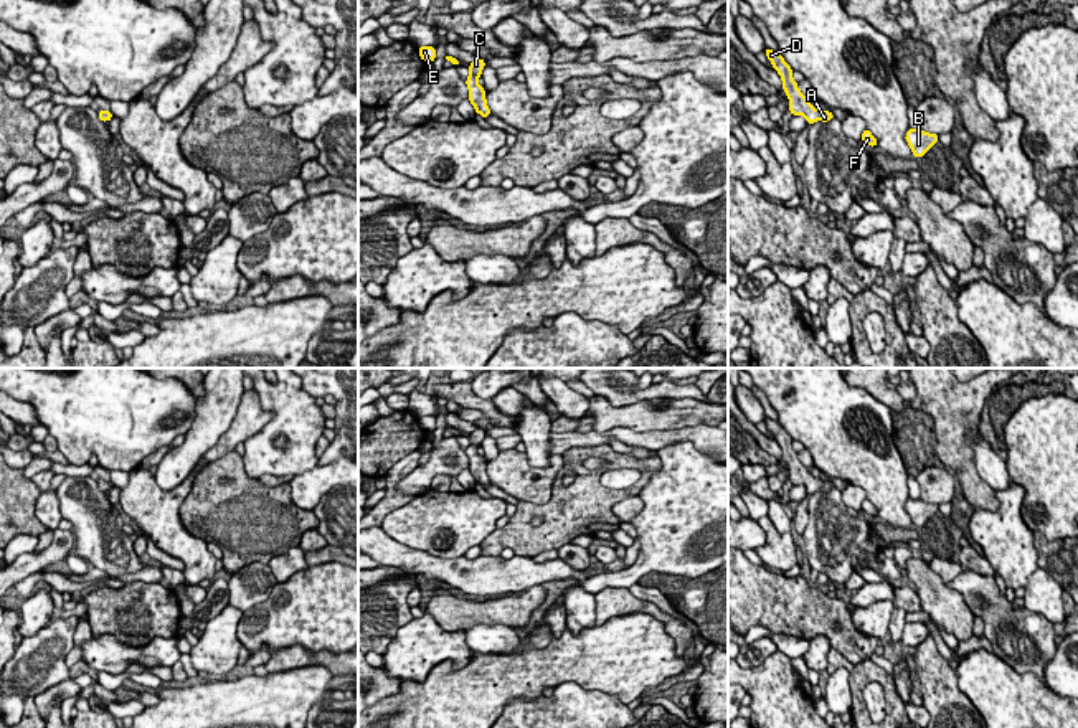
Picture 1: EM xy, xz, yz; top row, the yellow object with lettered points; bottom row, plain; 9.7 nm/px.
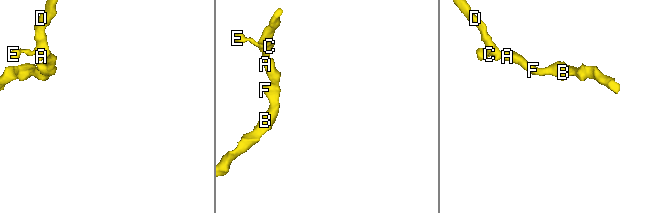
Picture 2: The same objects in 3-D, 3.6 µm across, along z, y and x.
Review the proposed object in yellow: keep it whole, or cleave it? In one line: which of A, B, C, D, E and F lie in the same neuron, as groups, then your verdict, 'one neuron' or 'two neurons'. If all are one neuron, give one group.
A B C D E F; one neuron

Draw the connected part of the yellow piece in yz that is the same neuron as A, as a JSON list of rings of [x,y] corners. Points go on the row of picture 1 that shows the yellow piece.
[[[764,48],[764,53],[782,79],[782,91],[789,97],[787,107],[792,116],[804,116],[809,125],[812,125],[816,121],[827,122],[830,119],[835,119],[830,111],[816,111],[812,107],[807,97],[799,91],[797,83],[792,79],[792,68],[784,61],[784,58],[778,51]]]

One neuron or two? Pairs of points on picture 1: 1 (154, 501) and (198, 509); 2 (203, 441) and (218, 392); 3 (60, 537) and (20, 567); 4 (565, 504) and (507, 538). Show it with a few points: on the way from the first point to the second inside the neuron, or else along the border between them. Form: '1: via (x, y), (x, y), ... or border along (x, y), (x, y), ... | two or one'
1: border along (195, 476), (180, 505), (180, 520), (200, 538) | two
2: via (207, 430), (217, 403) | one
3: via (55, 548), (43, 560), (32, 563) | one
4: via (555, 519), (535, 538), (522, 538) | one

